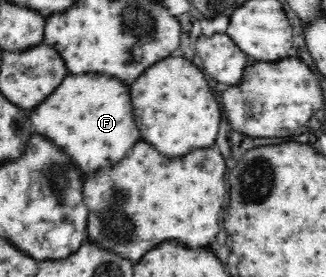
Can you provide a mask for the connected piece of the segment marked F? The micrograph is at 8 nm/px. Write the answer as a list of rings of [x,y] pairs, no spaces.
[[[68,73],[60,86],[29,112],[29,119],[35,133],[61,147],[85,175],[123,161],[129,149],[141,139],[139,129],[133,125],[129,87],[107,75]]]

